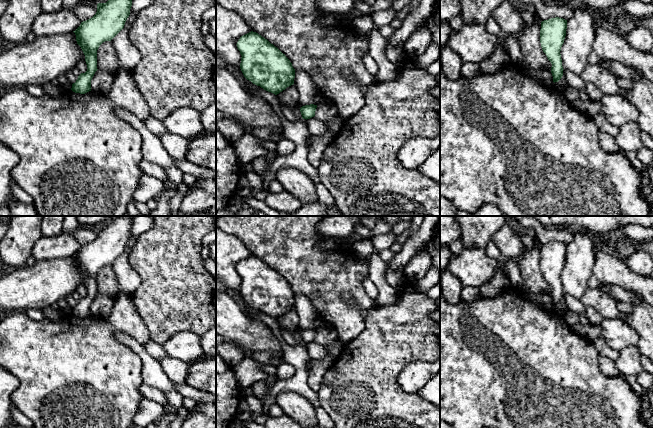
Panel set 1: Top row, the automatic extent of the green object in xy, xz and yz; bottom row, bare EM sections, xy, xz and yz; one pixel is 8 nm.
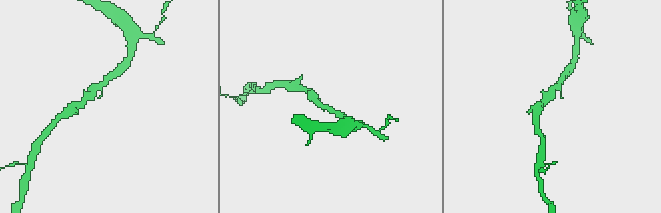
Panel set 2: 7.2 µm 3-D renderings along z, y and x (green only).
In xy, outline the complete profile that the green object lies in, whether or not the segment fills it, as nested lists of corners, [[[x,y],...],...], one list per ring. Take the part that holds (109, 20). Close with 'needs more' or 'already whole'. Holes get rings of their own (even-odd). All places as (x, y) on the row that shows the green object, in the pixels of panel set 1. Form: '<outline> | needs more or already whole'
[[[108,0],[97,4],[96,14],[81,22],[73,31],[87,64],[87,71],[81,73],[71,90],[85,94],[91,91],[91,80],[97,69],[97,50],[105,41],[111,41],[123,28],[130,15],[132,0]]] | already whole

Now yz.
[[[559,17],[541,22],[540,43],[543,52],[551,62],[553,82],[558,82],[563,76],[561,47],[564,43],[567,29],[567,20]]] | already whole

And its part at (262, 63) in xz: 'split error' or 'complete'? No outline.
complete

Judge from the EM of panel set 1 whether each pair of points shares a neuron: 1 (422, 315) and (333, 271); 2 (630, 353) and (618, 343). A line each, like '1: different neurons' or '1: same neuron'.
1: different neurons
2: different neurons

